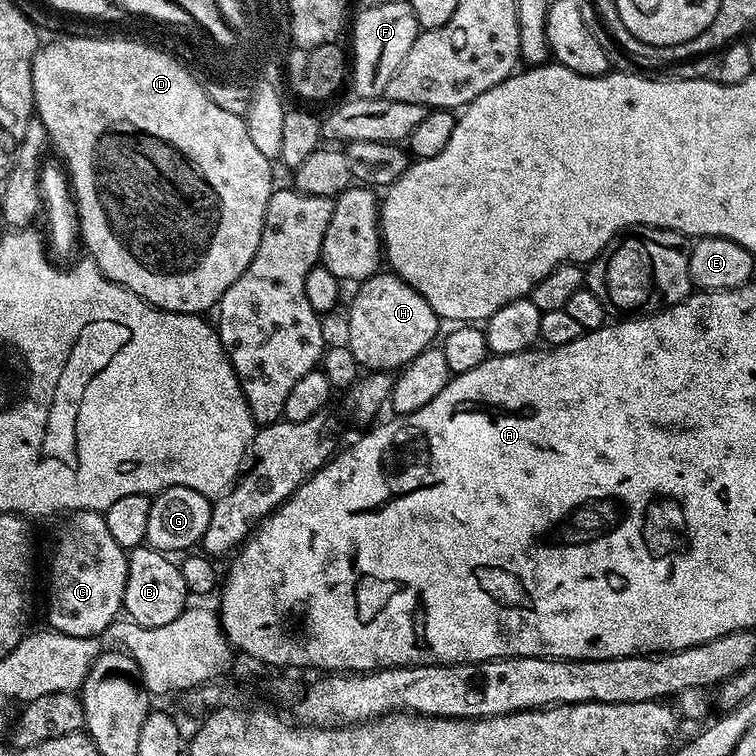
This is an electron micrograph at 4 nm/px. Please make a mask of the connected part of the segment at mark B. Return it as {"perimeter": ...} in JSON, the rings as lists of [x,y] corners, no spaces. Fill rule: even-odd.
{"perimeter":[[[147,546],[134,548],[128,552],[123,611],[126,616],[128,612],[127,619],[131,623],[143,628],[166,626],[184,613],[189,600],[190,593],[186,582],[182,582],[179,563],[171,555]]]}

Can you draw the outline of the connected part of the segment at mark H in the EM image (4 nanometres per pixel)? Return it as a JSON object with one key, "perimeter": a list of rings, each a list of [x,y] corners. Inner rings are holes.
{"perimeter":[[[381,270],[375,276],[369,276],[357,288],[360,289],[348,308],[346,343],[361,369],[391,373],[410,363],[418,354],[422,354],[422,350],[433,347],[435,340],[432,339],[436,331],[437,336],[441,331],[442,321],[430,302],[426,302],[426,298],[422,298],[414,286],[391,270]]]}

